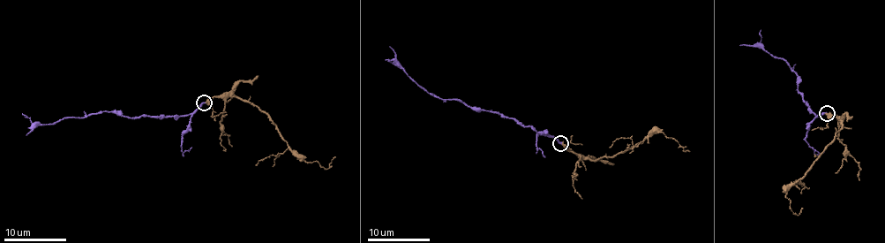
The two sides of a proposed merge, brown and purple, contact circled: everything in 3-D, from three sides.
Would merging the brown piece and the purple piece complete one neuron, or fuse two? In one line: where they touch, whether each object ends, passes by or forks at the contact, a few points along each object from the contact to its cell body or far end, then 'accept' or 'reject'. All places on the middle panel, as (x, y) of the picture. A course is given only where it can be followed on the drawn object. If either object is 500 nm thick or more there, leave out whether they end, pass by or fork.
at (560, 143); brown ends there; purple ends there; brown runs (560, 142), (570, 150), (597, 160), (623, 153), (659, 132), (690, 151); purple runs (560, 142), (516, 123), (513, 118), (504, 118), (495, 112), (431, 95), (400, 65), (390, 46); accept

